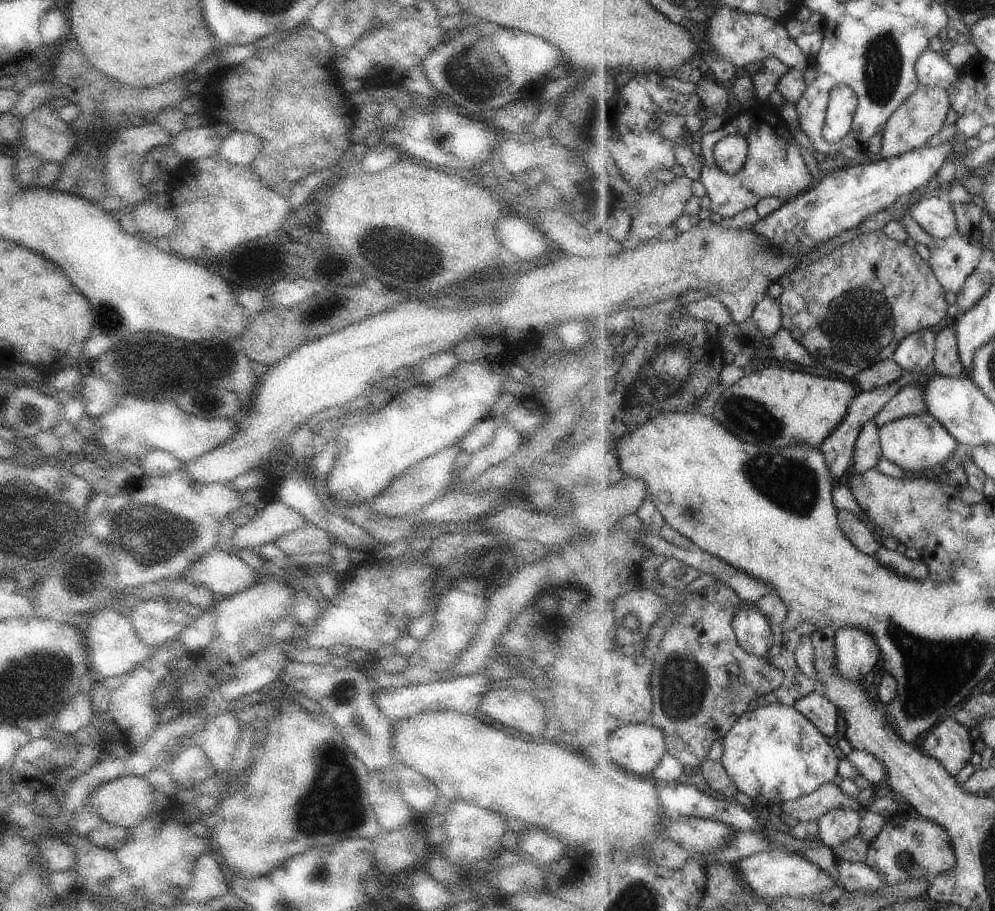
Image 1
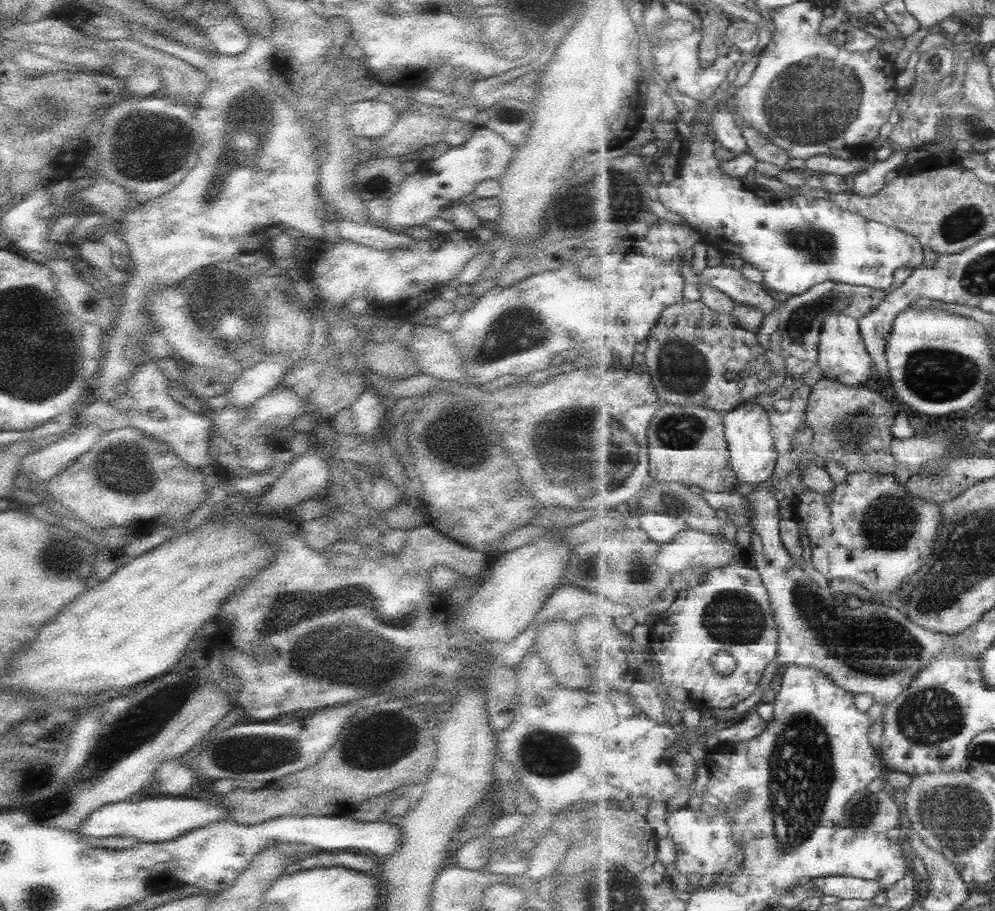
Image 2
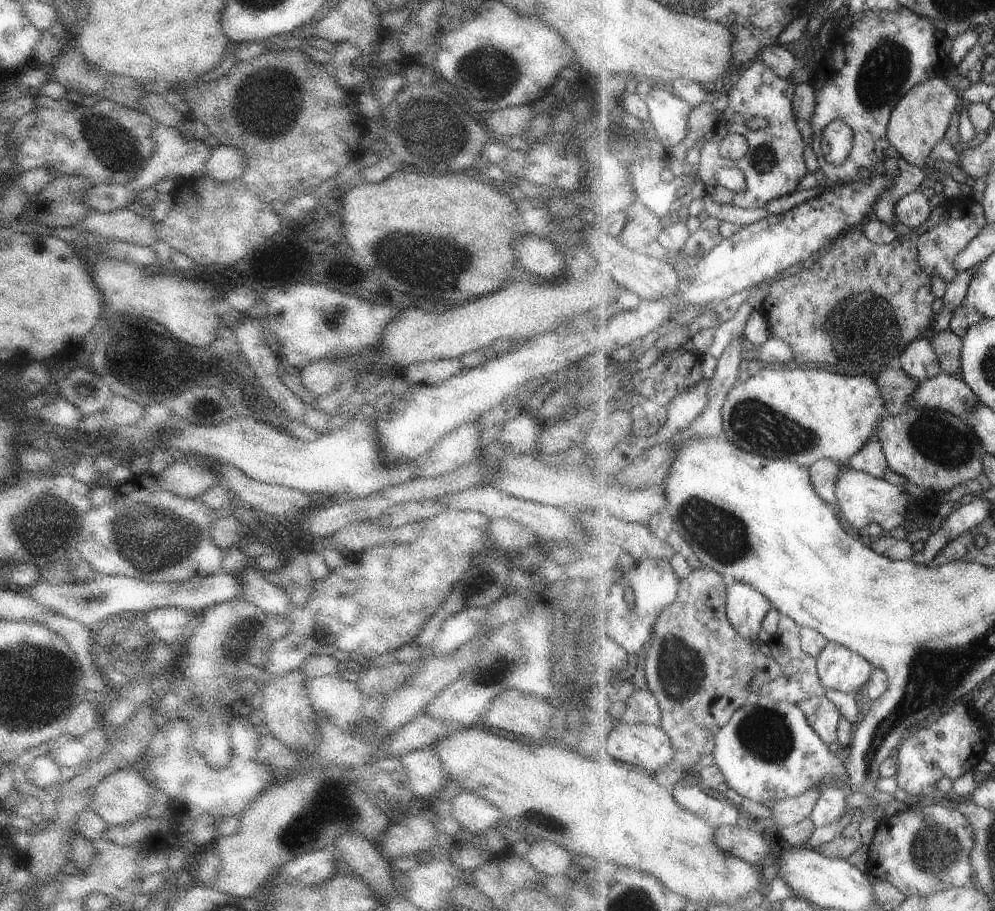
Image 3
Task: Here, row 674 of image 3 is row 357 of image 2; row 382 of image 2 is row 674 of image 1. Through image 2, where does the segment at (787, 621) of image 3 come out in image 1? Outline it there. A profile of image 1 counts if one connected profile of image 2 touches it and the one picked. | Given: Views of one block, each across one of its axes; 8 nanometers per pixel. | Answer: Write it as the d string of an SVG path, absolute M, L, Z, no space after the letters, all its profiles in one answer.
M808 621L795 629L788 629L783 633L781 655L771 661L785 672L785 681L780 688L762 695L758 700L759 705L773 705L782 703L795 705L801 698L812 694L819 685L818 680L810 678L799 665L798 650L805 638L812 638L819 628Z

